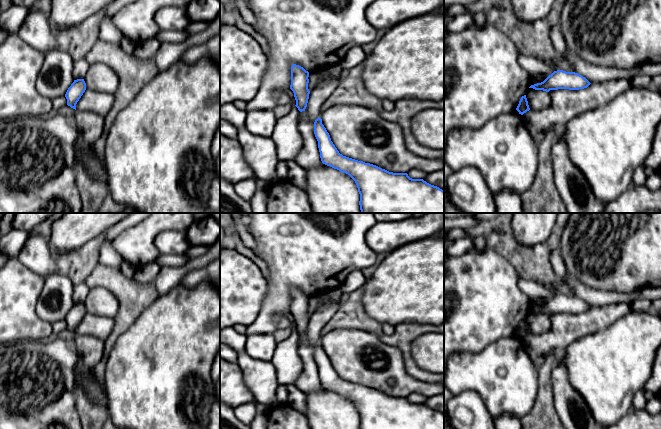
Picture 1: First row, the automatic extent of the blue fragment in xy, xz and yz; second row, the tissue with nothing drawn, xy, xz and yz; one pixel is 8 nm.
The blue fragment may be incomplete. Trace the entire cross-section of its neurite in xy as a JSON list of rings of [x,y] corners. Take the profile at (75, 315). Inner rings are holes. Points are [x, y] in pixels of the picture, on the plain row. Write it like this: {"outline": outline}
{"outline": [[[77,303],[68,312],[65,321],[67,329],[76,334],[76,328],[86,314],[86,307],[84,303]]]}

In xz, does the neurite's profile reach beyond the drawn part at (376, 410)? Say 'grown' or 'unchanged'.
unchanged

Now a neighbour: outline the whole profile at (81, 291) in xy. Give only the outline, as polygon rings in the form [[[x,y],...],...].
[[[86,282],[75,285],[73,290],[74,304],[84,303],[89,292],[90,292],[90,287],[87,285]]]

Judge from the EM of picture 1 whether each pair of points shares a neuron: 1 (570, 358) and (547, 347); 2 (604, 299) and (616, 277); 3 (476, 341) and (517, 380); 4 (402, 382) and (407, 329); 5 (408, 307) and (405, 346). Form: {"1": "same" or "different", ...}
{"1": "different", "2": "different", "3": "different", "4": "different", "5": "different"}

